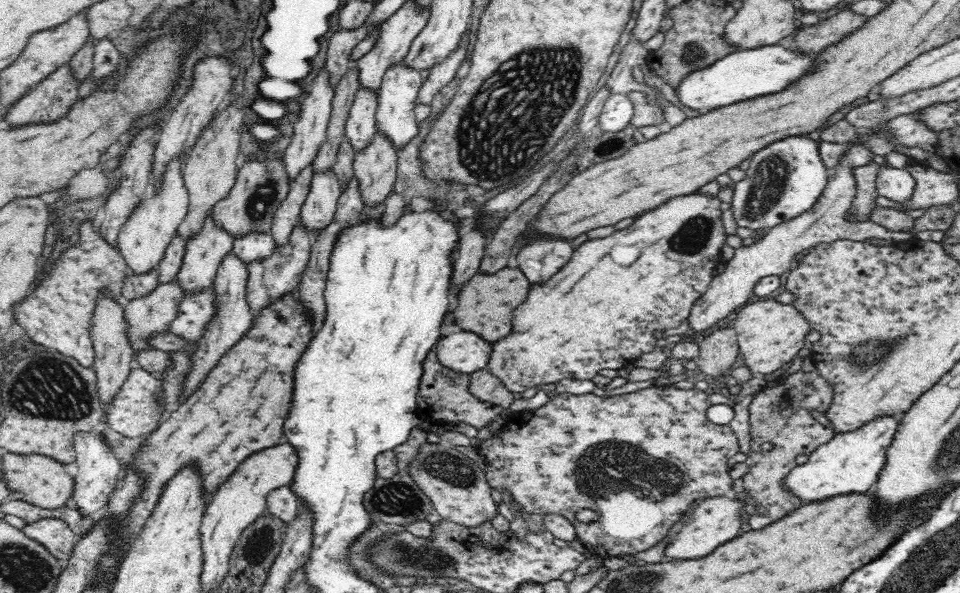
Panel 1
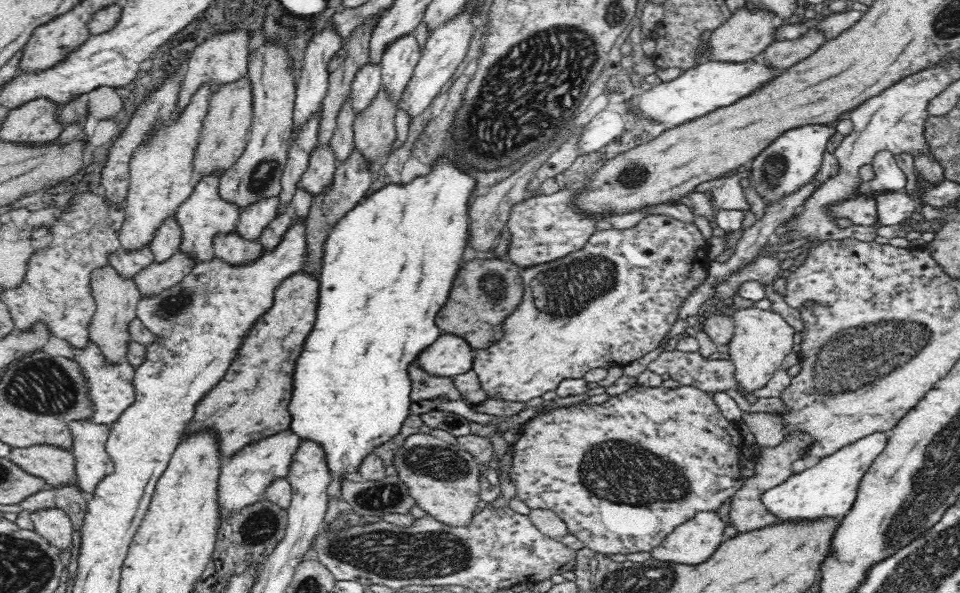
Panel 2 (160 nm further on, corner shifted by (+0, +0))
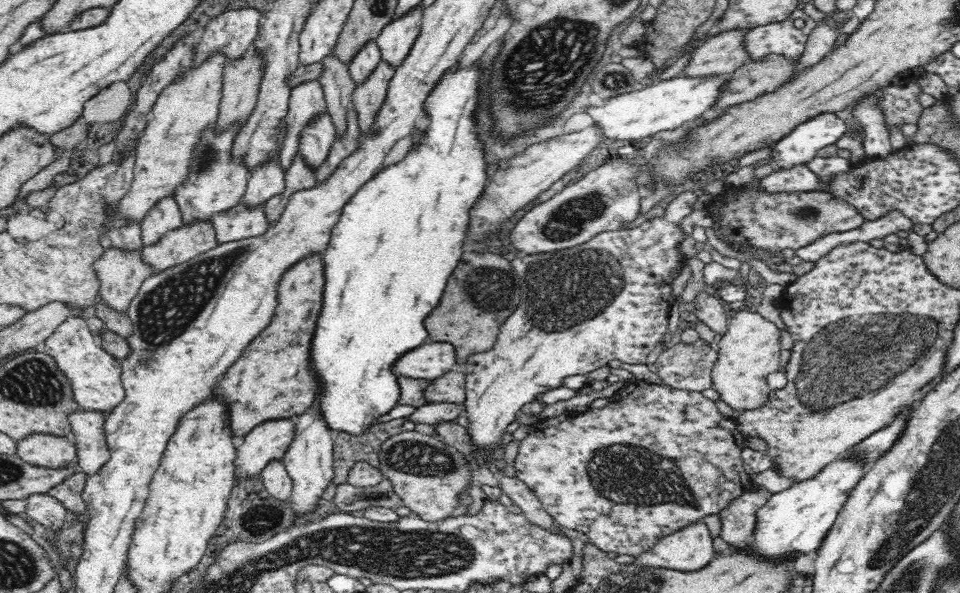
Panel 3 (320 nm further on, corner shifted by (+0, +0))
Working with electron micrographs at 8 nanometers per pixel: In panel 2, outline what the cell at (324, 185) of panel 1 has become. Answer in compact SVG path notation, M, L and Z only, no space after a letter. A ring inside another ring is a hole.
M328 142L326 144L316 144L316 148L310 152L308 166L304 174L300 176L301 186L313 196L322 192L334 178L337 166L337 158Z

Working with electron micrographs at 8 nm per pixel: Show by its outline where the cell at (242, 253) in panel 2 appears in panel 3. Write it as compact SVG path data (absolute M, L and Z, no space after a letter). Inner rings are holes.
M243 199L228 210L216 212L210 221L215 228L219 242L262 235L269 224L264 204L248 206Z

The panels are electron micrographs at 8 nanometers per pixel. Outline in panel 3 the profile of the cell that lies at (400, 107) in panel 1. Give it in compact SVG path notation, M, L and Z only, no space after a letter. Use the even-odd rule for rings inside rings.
M420 2L402 17L394 18L375 38L381 58L394 67L403 64L408 52L411 52L414 40L420 34L424 12L421 5Z

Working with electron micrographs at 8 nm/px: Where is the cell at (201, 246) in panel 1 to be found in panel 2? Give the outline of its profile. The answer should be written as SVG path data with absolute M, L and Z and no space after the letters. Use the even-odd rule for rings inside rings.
M208 172L208 174L202 174L199 180L196 180L194 190L188 197L188 200L184 200L178 208L176 208L175 219L178 221L180 228L182 229L182 242L181 250L193 254L195 259L199 262L204 260L210 260L212 256L215 256L215 250L213 247L214 236L218 232L230 232L237 228L237 222L241 209L237 204L228 202L220 196L219 193L219 178L220 172Z

